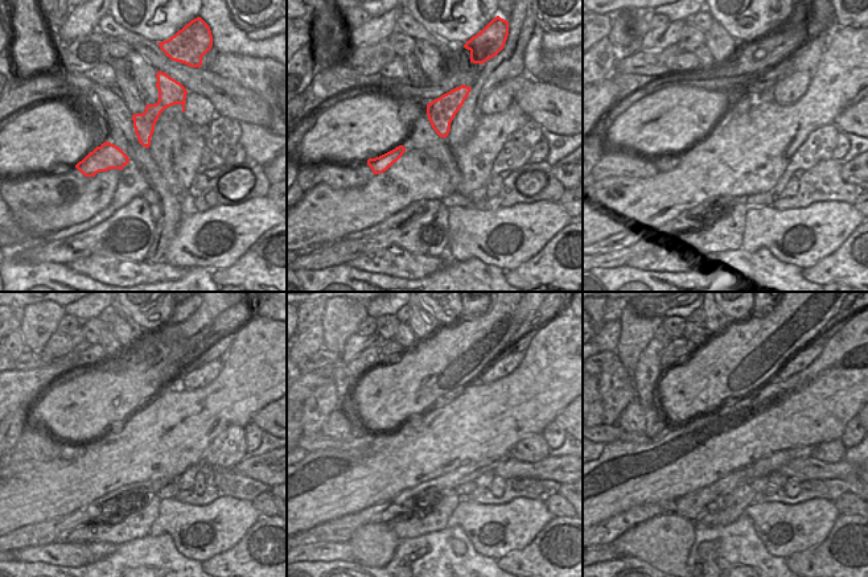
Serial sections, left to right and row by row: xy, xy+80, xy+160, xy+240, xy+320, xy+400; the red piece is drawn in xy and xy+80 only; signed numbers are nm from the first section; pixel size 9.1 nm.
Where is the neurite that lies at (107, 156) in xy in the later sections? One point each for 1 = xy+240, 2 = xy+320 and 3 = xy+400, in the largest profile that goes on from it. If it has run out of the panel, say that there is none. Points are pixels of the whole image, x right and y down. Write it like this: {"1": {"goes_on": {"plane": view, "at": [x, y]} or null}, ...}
{"1": {"goes_on": {"plane": "xy+240", "at": [68, 449]}}, "2": {"goes_on": {"plane": "xy+320", "at": [313, 441]}}, "3": {"goes_on": {"plane": "xy+400", "at": [609, 433]}}}

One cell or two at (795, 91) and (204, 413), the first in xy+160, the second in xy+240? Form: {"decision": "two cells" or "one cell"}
{"decision": "two cells"}

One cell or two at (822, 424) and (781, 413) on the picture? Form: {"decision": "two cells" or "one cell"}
{"decision": "one cell"}

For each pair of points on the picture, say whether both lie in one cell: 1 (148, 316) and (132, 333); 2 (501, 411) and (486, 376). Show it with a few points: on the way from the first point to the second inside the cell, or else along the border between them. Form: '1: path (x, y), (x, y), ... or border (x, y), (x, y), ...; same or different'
1: border (122, 305), (143, 332); different
2: border (515, 367), (505, 376), (484, 384); different

